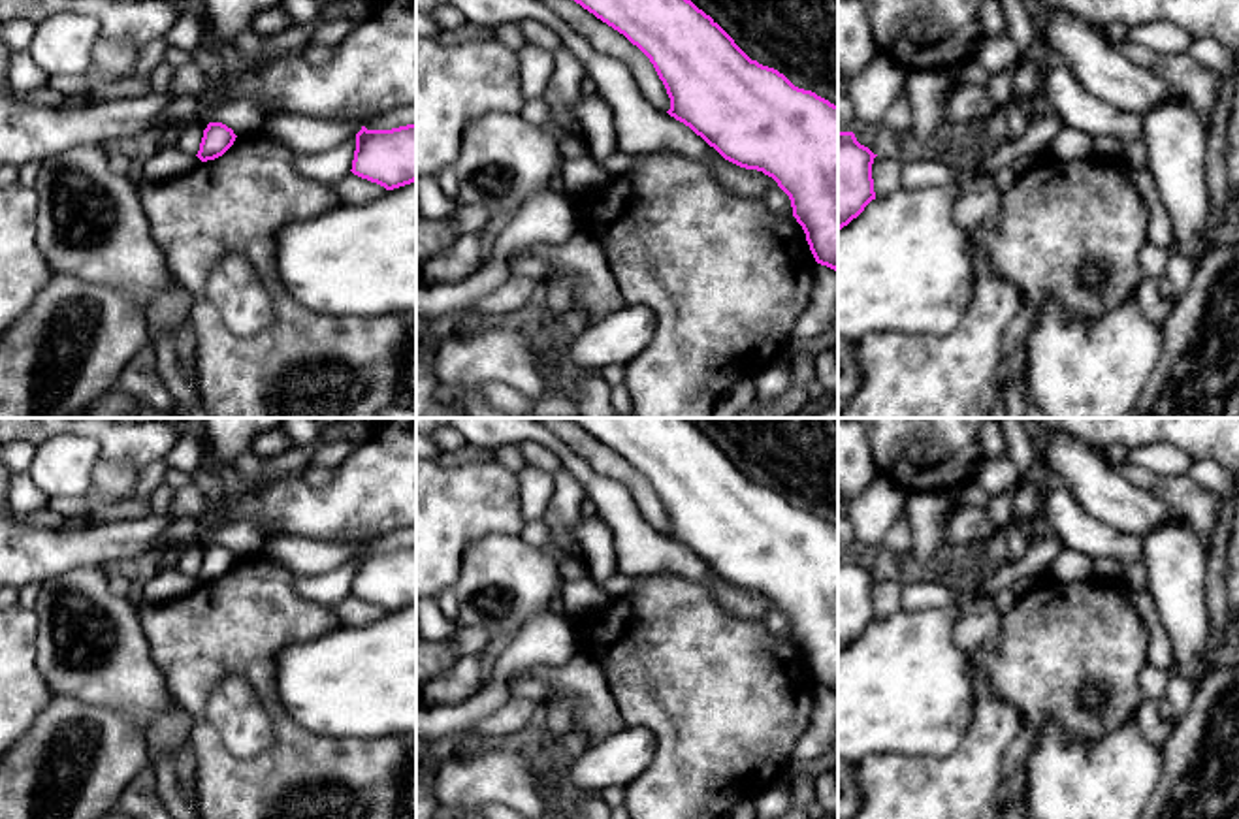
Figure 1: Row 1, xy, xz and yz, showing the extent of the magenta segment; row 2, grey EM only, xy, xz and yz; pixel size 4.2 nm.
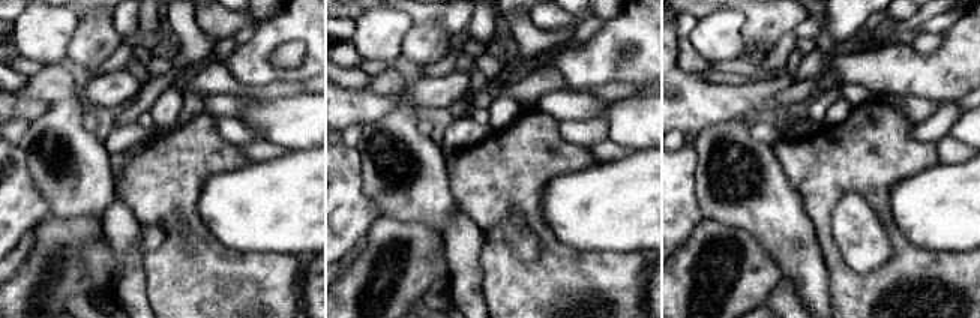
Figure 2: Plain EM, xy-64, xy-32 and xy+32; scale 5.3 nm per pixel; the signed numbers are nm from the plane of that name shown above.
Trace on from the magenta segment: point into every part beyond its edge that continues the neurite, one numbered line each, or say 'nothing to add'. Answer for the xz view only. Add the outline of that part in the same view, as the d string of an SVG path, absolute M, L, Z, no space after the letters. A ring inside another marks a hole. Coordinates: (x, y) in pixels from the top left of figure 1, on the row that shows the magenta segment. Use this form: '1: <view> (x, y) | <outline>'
nothing to add

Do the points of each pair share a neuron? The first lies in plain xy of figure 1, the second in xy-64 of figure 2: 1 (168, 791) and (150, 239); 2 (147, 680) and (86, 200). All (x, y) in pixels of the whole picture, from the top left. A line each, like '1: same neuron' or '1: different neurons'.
1: different neurons
2: same neuron

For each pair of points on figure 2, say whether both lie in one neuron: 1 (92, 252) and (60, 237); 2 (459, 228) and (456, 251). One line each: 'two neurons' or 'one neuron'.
1: two neurons
2: one neuron

